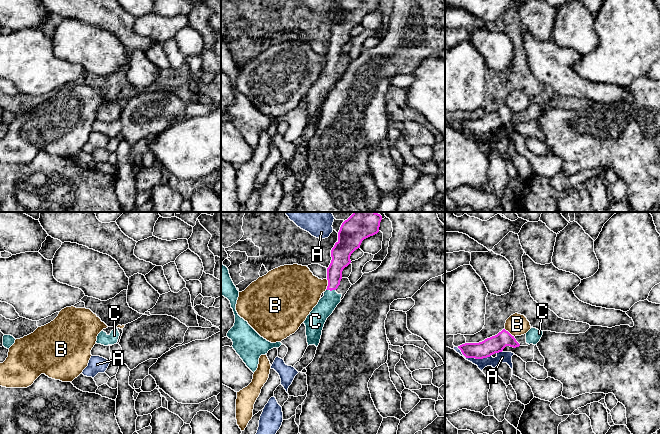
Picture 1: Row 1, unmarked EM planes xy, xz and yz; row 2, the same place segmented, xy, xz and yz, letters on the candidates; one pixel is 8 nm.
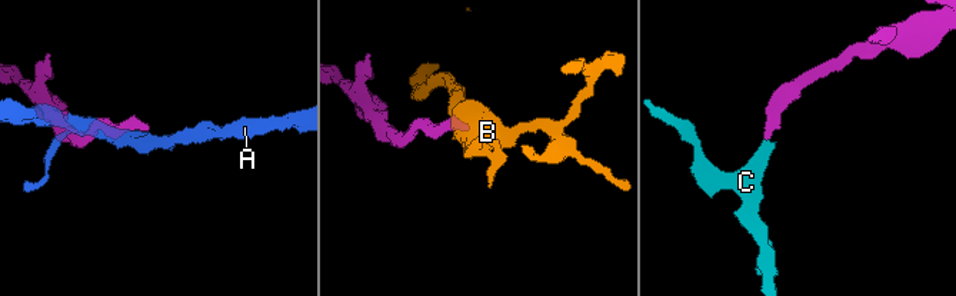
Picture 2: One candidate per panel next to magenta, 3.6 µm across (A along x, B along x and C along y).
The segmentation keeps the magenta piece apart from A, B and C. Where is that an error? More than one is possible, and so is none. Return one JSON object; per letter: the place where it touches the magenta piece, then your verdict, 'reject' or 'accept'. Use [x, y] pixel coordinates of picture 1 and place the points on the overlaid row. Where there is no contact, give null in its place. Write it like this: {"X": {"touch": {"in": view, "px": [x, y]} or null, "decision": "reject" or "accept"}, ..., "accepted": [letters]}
{"A": {"touch": {"in": "yz", "px": [473, 357]}, "decision": "reject"}, "B": {"touch": {"in": "xz", "px": [328, 284]}, "decision": "reject"}, "C": {"touch": {"in": "xz", "px": [331, 290]}, "decision": "accept"}, "accepted": ["C"]}

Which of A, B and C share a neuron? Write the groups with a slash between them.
A / B / C

